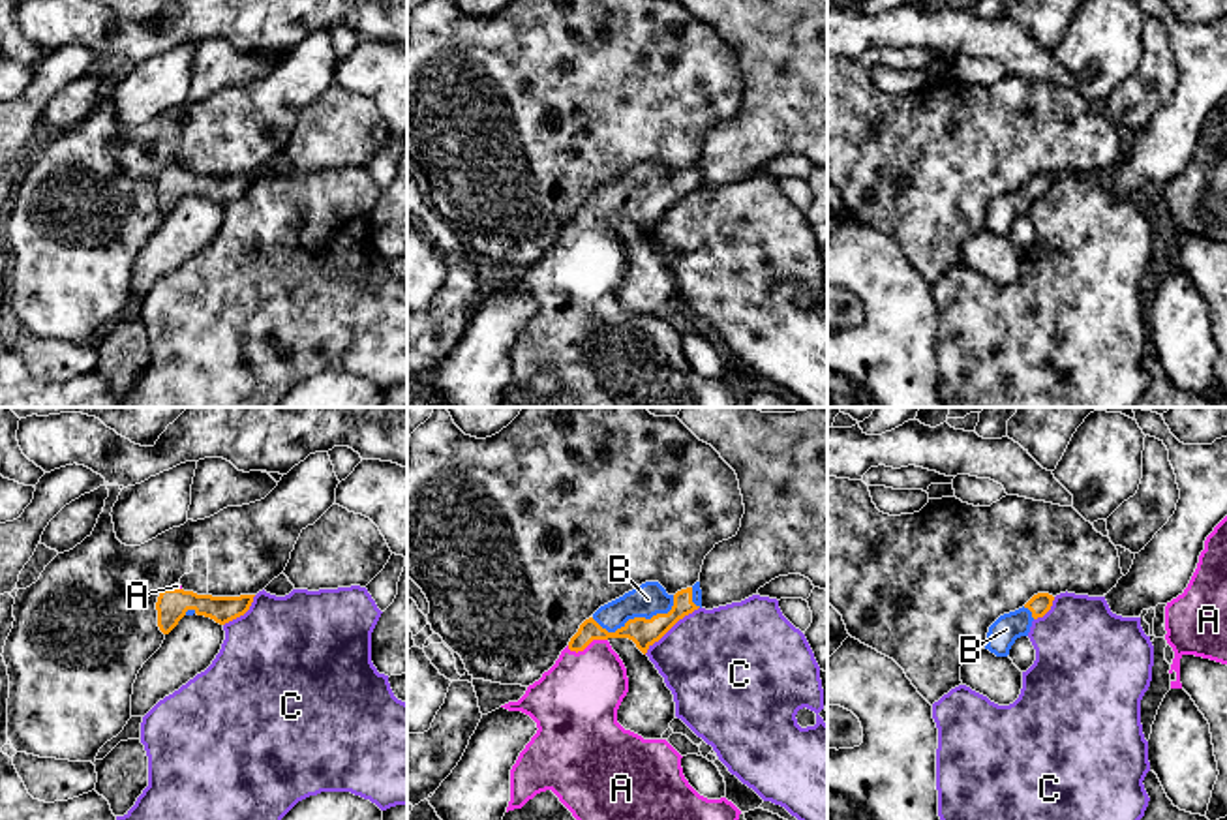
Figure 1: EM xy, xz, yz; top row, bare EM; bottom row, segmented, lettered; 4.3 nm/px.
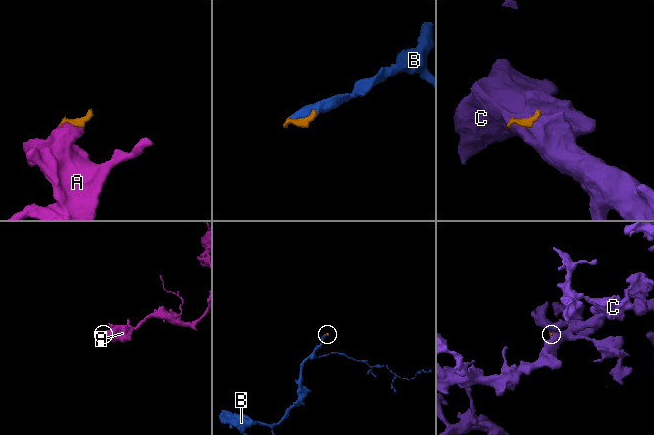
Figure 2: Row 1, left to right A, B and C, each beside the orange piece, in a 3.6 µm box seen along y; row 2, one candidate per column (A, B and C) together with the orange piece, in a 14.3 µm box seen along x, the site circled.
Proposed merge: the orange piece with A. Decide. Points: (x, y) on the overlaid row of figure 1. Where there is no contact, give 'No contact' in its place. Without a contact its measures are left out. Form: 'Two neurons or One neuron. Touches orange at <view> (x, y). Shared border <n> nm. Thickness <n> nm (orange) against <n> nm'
One neuron. Touches orange at xz (586, 646). Shared border 180 nm. Thickness 120 nm (orange) against 360 nm

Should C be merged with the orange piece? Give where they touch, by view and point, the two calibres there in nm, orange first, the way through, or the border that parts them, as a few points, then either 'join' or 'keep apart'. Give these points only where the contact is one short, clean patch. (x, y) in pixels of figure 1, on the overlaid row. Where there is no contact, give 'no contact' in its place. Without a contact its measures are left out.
contact xz (670, 627); calibres 120 and 460 nm; border xz (698, 607), (680, 618), (644, 653); keep apart

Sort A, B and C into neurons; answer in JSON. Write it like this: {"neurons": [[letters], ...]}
{"neurons": [["A", "B"], ["C"]]}

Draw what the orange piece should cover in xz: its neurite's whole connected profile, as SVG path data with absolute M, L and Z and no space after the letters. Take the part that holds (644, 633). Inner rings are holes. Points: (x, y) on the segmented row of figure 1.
M645 582L600 606L580 625L555 664L518 702L501 706L529 715L538 728L510 769L507 812L552 790L576 820L739 820L741 811L732 801L707 799L689 784L683 756L666 739L644 739L617 722L629 677L608 640L629 638L645 655L679 619L698 608L700 582L675 595L668 595L659 582Z

